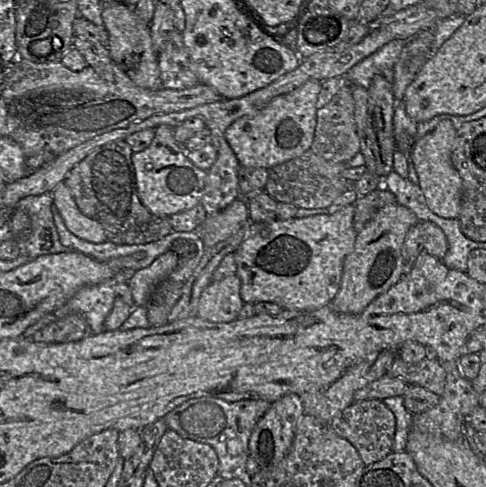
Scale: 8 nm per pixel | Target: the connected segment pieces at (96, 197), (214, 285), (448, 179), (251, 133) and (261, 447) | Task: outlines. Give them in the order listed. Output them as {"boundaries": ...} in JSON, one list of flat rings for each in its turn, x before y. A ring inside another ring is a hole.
{"boundaries":[[[125,140,106,143,92,150,63,180,79,210,100,223,107,241,117,245,147,244,173,232,169,216,152,214,140,201,132,163,133,153]],[[235,275,212,281,200,295,196,317,217,323,237,320,244,305,240,286,240,279]],[[448,120,440,121,431,132,418,138,410,153,409,162,414,166,420,187,428,208,446,219,458,219,461,211,462,179,451,161,456,130]],[[310,80,294,91,273,99,262,110,244,116,225,130,225,139,242,167,271,169,308,151,317,123,316,102,322,82]],[[286,394,273,402,268,411,258,420,249,439,249,457,254,458,260,470,280,463,292,447,296,426,305,414,302,400,297,394]]]}

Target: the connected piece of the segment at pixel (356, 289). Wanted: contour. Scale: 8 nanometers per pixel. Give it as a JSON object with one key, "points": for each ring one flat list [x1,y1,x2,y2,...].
{"points":[[399,204,388,205,377,211,357,233,354,249,344,259,340,287,331,303,335,311,359,314,403,277,402,248,408,231,417,223,415,214]]}

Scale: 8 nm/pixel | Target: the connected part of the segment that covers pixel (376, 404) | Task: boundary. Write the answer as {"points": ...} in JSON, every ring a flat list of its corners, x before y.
{"points":[[379,399,352,402,329,422,329,427,348,440,358,451,362,461,369,466,392,452,396,419,393,412]]}

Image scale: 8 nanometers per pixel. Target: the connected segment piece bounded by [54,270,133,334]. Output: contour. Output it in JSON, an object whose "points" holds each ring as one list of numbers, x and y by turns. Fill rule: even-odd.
{"points":[[122,270,110,279,81,288,71,299,54,311,56,319,76,313,85,317,93,334,104,332,104,321,116,299,117,284,130,279,131,270]]}

